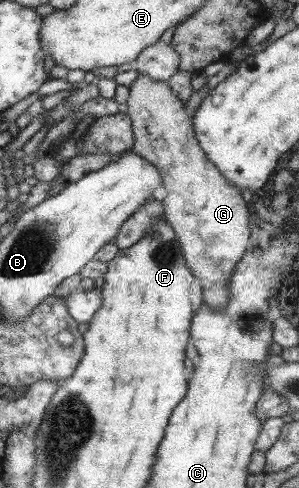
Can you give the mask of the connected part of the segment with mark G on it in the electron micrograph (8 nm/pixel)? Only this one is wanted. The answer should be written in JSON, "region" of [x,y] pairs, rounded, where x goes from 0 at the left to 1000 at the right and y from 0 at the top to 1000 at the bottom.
{"region":[[[465,152],[448,170],[431,176],[435,195],[428,207],[428,236],[441,246],[441,264],[452,281],[452,295],[435,305],[482,326],[492,326],[512,340],[538,348],[555,385],[555,406],[548,408],[548,441],[562,463],[575,465],[589,488],[602,496],[622,547],[635,559],[666,568],[679,582],[679,619],[746,635],[763,621],[766,598],[759,596],[759,572],[783,561],[789,543],[809,535],[823,520],[826,506],[836,504],[843,459],[836,445],[843,424],[826,420],[806,404],[796,383],[776,383],[776,375],[756,367],[736,348],[696,326],[676,309],[662,287],[652,283],[652,268],[622,234],[615,213],[575,189],[562,168],[515,166],[492,154]]]}

